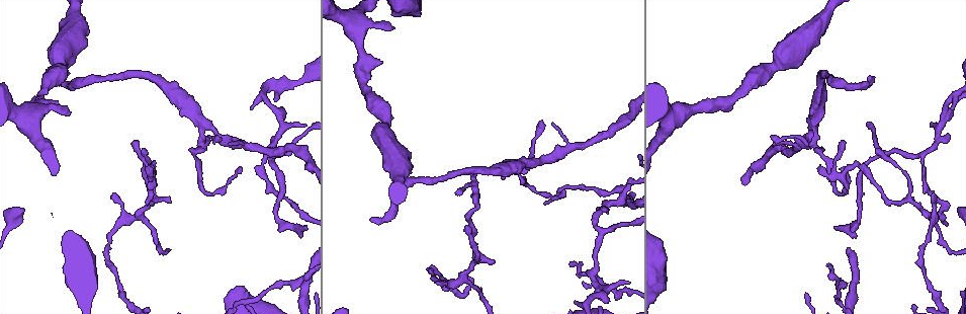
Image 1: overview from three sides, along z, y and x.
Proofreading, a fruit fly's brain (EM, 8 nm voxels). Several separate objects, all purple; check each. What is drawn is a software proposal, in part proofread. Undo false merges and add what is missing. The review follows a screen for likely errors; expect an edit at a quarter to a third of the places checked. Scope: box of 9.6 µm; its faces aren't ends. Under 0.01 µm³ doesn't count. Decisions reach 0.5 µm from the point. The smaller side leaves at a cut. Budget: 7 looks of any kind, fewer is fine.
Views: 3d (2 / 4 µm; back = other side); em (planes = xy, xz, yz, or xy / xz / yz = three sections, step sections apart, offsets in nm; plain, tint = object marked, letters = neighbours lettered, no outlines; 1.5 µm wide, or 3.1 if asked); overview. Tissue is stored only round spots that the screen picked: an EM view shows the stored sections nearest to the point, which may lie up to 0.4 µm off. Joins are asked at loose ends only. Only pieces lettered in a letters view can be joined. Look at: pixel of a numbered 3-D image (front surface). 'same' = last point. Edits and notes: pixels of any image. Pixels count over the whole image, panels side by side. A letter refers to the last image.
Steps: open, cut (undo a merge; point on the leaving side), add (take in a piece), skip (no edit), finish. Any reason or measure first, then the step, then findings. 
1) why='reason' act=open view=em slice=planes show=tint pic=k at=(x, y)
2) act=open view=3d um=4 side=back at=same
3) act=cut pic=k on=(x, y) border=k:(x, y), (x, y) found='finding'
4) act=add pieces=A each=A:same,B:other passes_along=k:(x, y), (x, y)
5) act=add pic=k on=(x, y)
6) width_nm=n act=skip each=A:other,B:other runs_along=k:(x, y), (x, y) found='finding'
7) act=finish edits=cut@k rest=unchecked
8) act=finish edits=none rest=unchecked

why='thin neck' act=open view=3d um=4 pic=1 at=(433, 274)

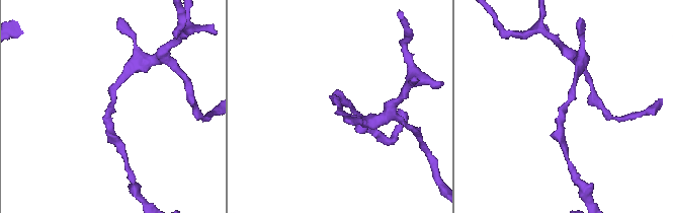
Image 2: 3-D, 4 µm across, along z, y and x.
why='now the EM' act=open view=em slice=planes show=letters pic=2 at=(113, 105)

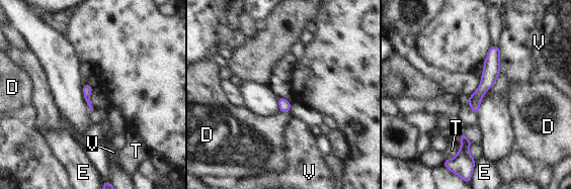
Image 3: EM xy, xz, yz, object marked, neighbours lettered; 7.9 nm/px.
longest_contact=V:200nm act=skip each=D:other,E:other,T:other,V:other runs_along=3:(497, 50), (475, 109) found='one neuron here'

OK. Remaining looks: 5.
act=open view=3d um=2 pic=1 at=(746, 83)

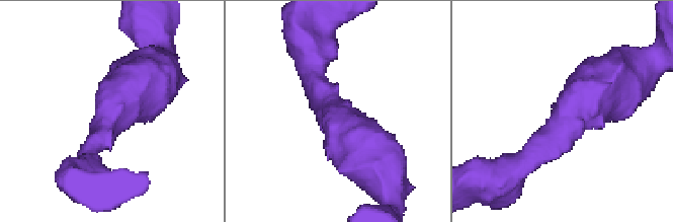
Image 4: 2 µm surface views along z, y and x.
arm_widths_nm=320,460 act=open view=em slice=planes show=tint pic=4 at=(337, 121)

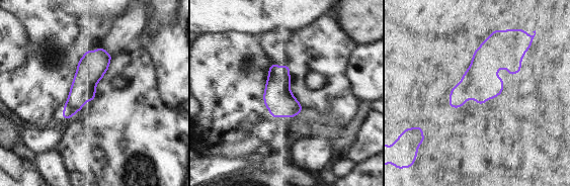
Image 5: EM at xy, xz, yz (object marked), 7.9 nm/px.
why='what lies round it' act=open view=em slice=planes show=letters at=same

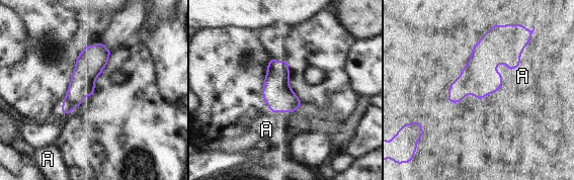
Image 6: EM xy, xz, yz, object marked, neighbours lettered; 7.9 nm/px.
act=skip each=A:other border=6:(532, 31), (519, 65), (509, 71) found='all the same neuron'

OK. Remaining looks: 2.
why='tapers out' act=open view=3d um=2 pic=1 at=(817, 168)

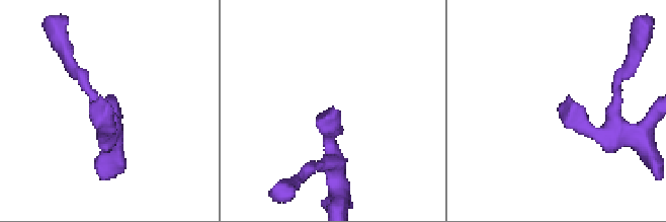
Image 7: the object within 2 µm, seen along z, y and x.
why='now the EM' act=open view=em slice=planes show=letters pic=7 at=(560, 103)

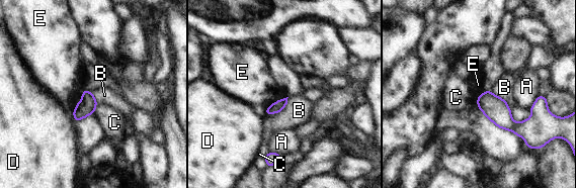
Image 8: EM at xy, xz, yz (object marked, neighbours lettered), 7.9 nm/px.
act=skip each=A:other,B:other,C:other,D:other,E:other border=8:(86, 89), (73, 112) found='none of them fits'

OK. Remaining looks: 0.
act=finish edits=none rest=unchecked

